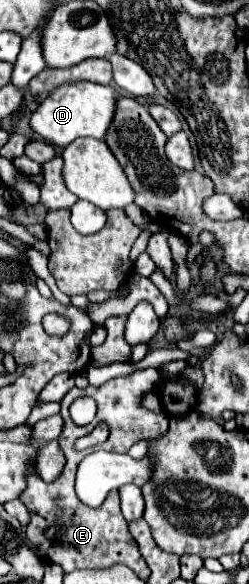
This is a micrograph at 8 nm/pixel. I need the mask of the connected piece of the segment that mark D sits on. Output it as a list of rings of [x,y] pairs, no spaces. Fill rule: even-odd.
[[[66,82],[52,90],[52,94],[32,112],[30,128],[34,134],[44,138],[52,146],[68,146],[74,138],[92,136],[104,138],[108,122],[112,122],[112,110],[116,106],[116,90],[112,86],[102,86],[94,82]]]

